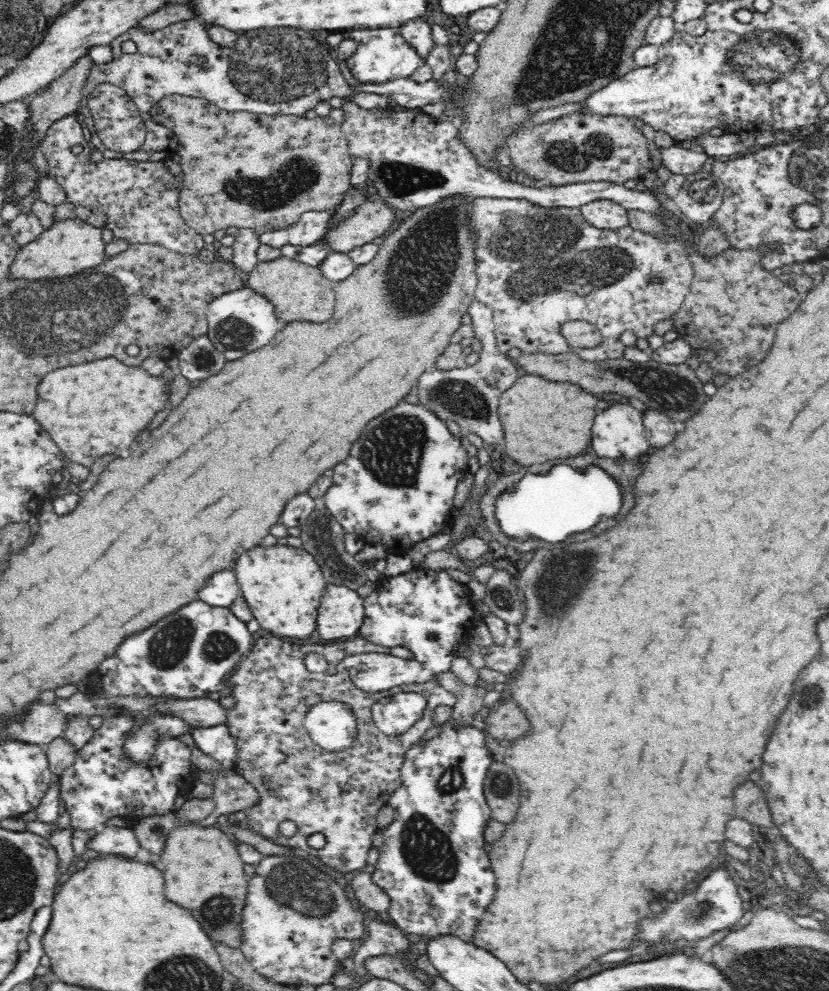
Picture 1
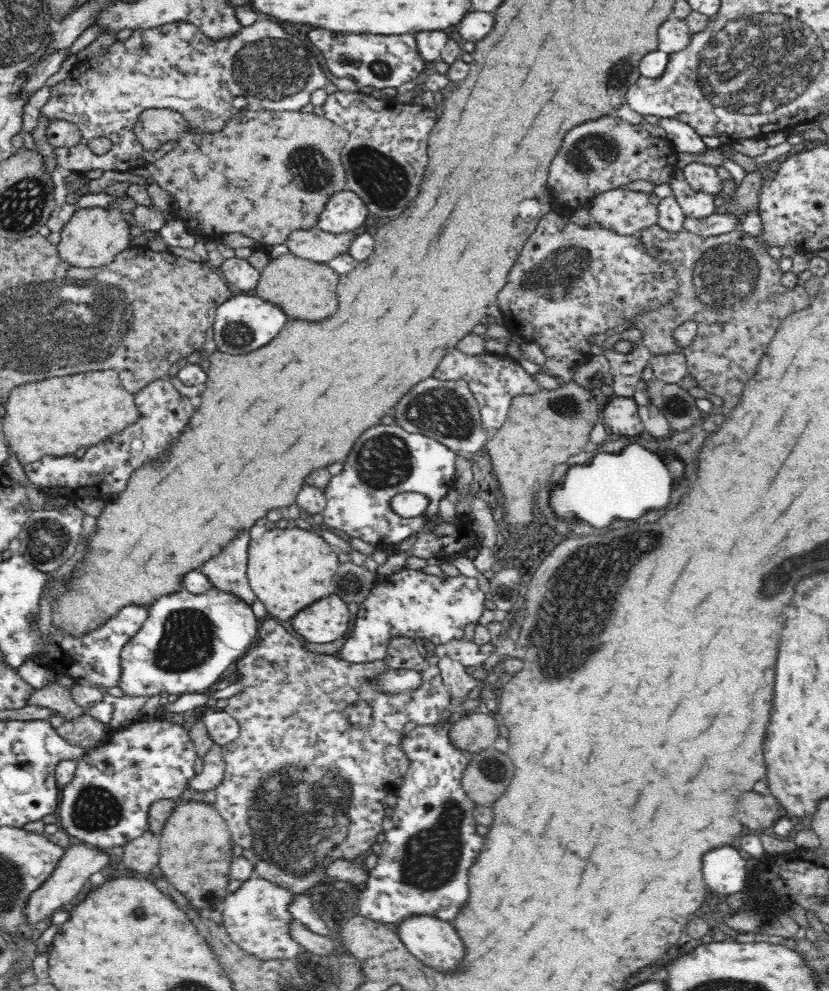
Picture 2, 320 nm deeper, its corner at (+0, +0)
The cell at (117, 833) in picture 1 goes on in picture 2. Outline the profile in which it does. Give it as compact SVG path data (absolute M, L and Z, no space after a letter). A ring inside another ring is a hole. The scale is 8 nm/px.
M84 843L70 845L65 849L64 856L56 864L56 870L44 881L44 884L38 890L30 895L30 898L24 906L24 915L28 917L28 924L35 924L48 917L58 908L68 905L75 896L82 890L93 874L100 873L110 864L110 856L106 854L105 849L92 847Z

